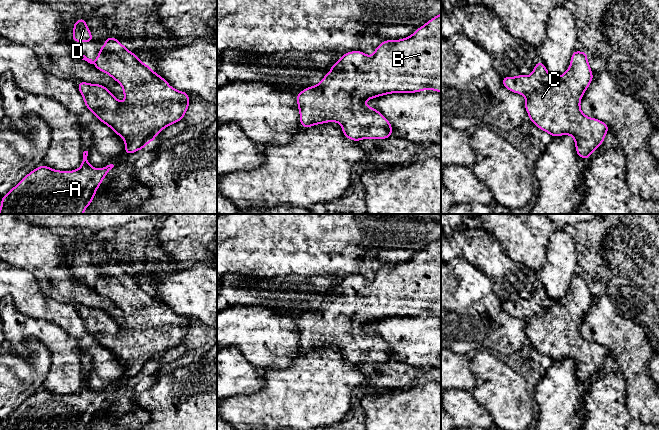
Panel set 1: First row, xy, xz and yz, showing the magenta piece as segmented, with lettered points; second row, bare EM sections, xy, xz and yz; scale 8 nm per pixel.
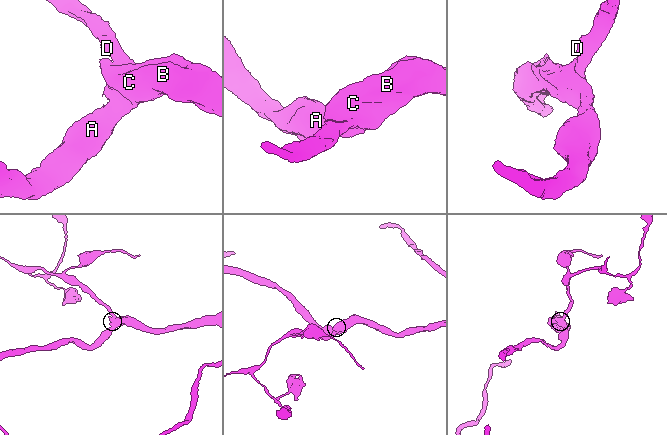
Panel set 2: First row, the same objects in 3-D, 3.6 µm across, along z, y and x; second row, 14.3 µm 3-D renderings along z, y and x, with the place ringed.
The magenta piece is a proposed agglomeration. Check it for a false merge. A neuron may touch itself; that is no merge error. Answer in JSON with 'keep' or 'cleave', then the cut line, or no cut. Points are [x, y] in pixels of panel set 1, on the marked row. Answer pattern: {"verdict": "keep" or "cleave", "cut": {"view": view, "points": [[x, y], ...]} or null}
{"verdict": "keep", "cut": null}

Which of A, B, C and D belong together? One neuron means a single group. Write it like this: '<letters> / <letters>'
A B C D

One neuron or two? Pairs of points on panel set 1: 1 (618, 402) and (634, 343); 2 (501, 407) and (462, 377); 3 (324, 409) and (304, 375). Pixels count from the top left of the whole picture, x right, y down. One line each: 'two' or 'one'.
1: two
2: two
3: one

